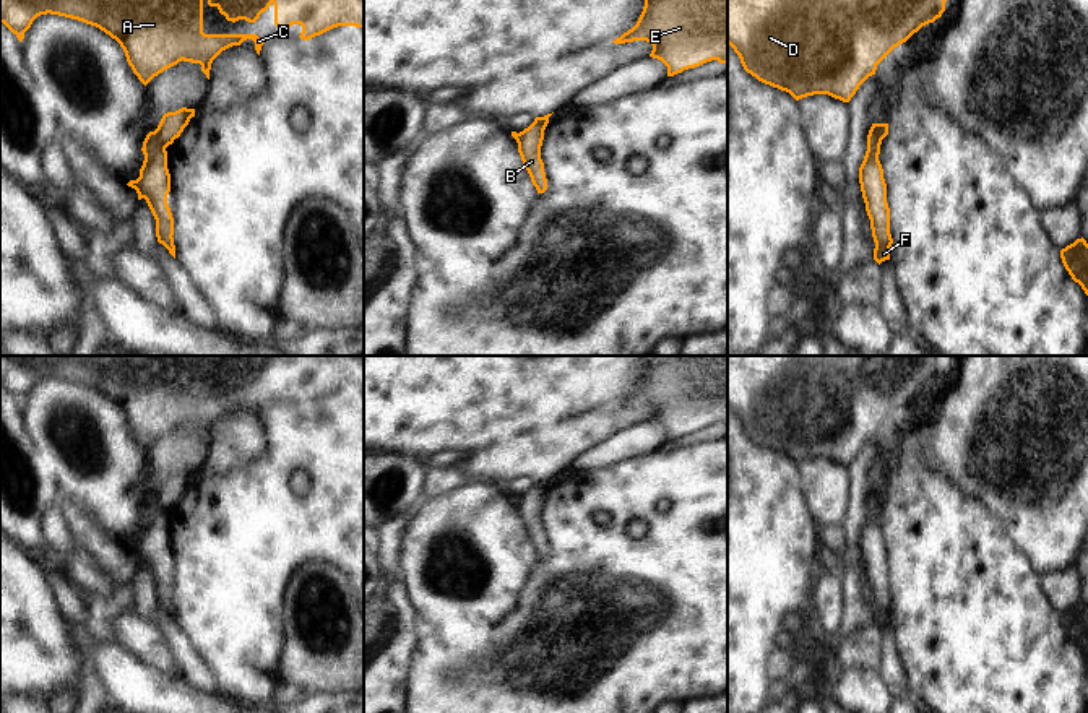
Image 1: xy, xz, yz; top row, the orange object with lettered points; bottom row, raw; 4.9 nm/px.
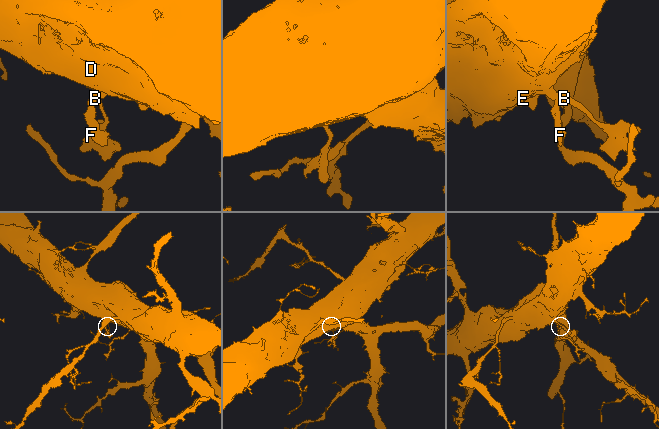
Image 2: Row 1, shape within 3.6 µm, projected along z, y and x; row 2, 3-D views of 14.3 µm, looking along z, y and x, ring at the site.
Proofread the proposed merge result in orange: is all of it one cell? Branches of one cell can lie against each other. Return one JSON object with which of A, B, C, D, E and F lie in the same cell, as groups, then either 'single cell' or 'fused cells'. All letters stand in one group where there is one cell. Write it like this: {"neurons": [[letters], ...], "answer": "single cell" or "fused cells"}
{"neurons": [["A", "B", "C", "D", "E"], ["F"]], "answer": "fused cells"}

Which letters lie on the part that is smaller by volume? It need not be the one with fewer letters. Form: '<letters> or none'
F

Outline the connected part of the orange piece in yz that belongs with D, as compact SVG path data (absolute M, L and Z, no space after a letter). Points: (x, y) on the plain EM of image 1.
M727 356L727 408L747 437L796 465L828 458L849 466L877 429L945 375L947 356Z

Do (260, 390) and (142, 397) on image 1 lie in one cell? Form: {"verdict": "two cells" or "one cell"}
{"verdict": "one cell"}

